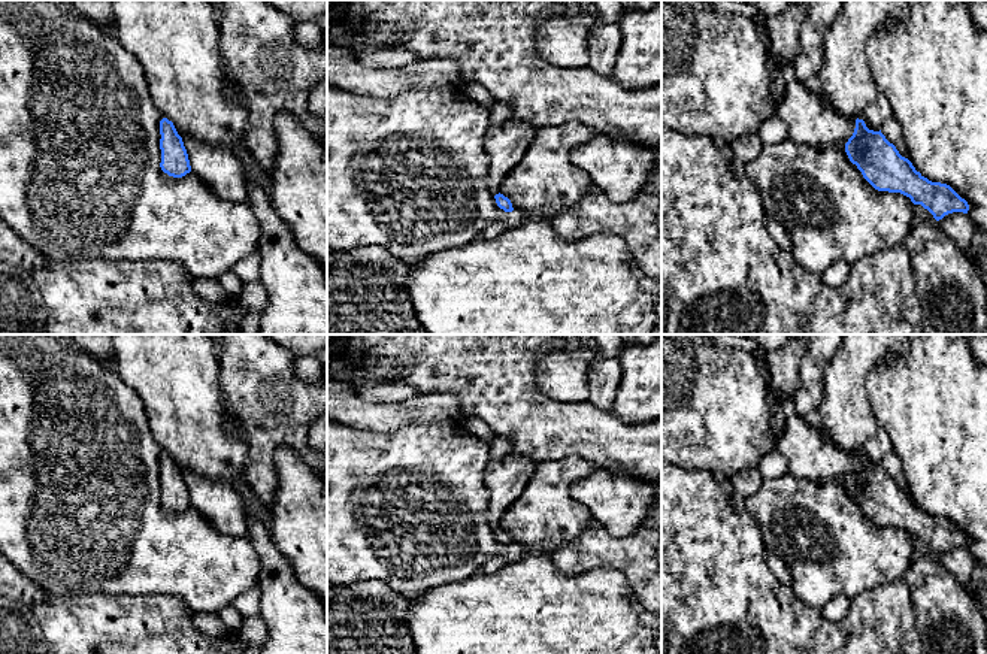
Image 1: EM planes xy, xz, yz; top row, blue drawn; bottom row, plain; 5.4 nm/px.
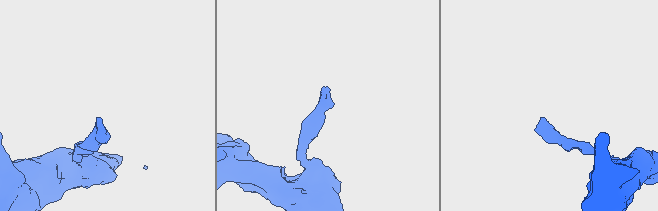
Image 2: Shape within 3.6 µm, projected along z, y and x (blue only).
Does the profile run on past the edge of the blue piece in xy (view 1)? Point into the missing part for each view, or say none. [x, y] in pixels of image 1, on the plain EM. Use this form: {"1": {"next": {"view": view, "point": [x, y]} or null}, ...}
{"1": {"next": null}}

